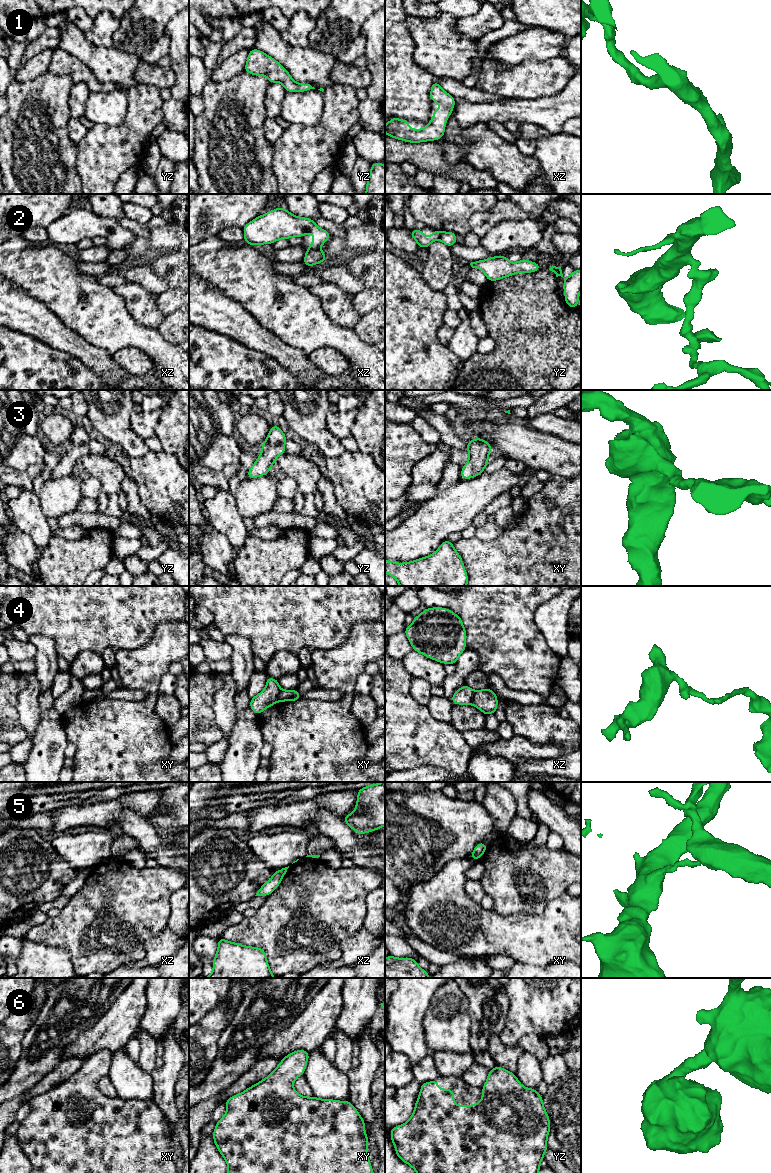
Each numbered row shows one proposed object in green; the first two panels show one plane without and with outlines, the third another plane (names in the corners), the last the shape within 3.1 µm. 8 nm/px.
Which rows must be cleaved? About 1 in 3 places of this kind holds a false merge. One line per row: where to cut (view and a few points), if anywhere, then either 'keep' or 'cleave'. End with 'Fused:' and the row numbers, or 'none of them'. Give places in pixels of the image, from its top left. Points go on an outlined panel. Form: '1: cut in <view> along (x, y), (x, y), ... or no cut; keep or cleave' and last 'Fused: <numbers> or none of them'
1: no cut; keep
2: cut in xz along (318, 248), (309, 248), (307, 250); cleave
3: no cut; keep
4: cut in xz along (476, 691), (470, 703); cleave
5: cut in xy along (473, 851), (479, 857); cleave
6: no cut; keep
Fused: 2, 4, 5

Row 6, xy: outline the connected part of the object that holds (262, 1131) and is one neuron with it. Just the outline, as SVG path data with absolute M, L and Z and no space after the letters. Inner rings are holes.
M301 1049L288 1054L269 1076L225 1101L227 1111L216 1122L212 1135L217 1149L227 1162L227 1173L374 1173L368 1158L369 1139L365 1133L365 1122L357 1109L348 1100L337 1101L333 1099L319 1099L315 1096L304 1097L294 1090L293 1083L300 1075L305 1073L309 1056L310 1053Z

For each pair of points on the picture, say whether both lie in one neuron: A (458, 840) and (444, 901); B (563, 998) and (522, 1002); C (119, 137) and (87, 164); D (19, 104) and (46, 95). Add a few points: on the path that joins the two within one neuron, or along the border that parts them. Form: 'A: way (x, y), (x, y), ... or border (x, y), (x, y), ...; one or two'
A: border (468, 855), (448, 861), (434, 874); two
B: way (553, 1000), (543, 1000), (538, 1004), (532, 1004); one
C: way (111, 145), (95, 161); one
D: way (26, 104), (29, 104), (35, 98), (39, 98); one

